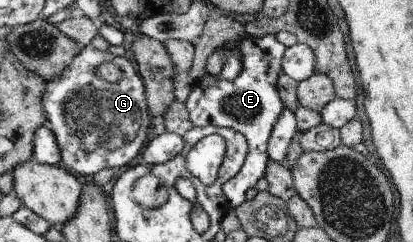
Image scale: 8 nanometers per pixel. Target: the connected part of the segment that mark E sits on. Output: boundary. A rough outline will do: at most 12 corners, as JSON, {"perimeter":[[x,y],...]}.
{"perimeter":[[239,43],[234,81],[206,73],[185,104],[193,126],[232,128],[244,165],[222,188],[233,209],[265,176],[286,48]]}

